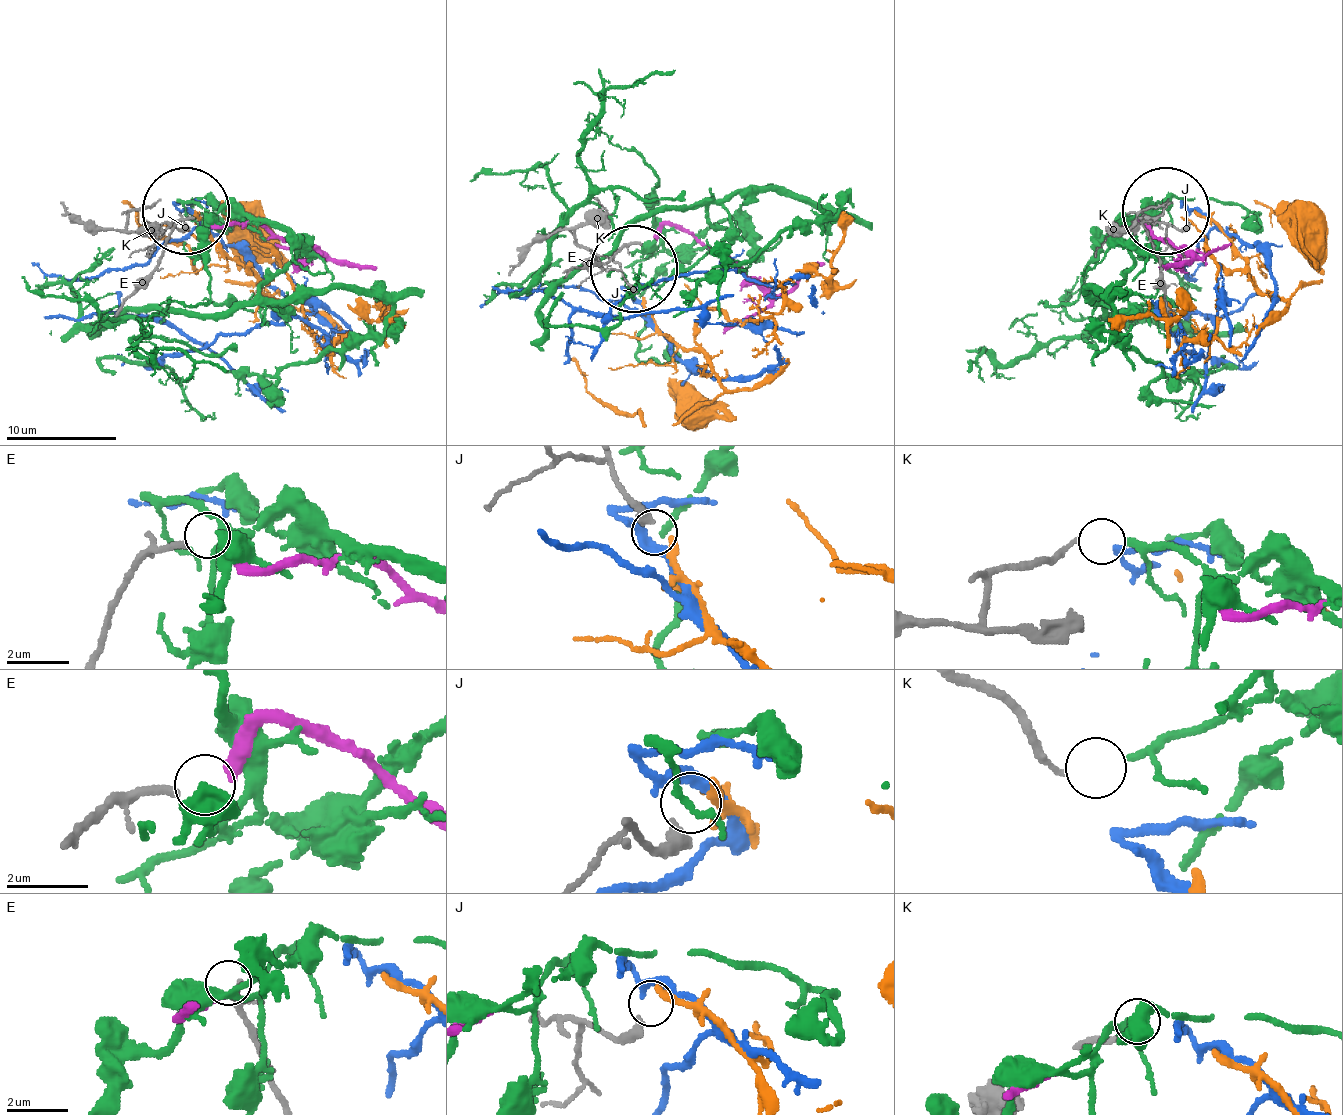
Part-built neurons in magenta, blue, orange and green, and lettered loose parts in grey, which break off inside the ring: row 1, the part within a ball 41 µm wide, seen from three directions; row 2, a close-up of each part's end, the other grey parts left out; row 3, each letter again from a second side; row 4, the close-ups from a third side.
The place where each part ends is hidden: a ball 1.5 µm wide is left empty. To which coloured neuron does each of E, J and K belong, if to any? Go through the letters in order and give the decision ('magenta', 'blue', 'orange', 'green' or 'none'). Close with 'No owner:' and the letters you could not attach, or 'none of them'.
E: magenta
J: orange
K: green
No owner: none of them

